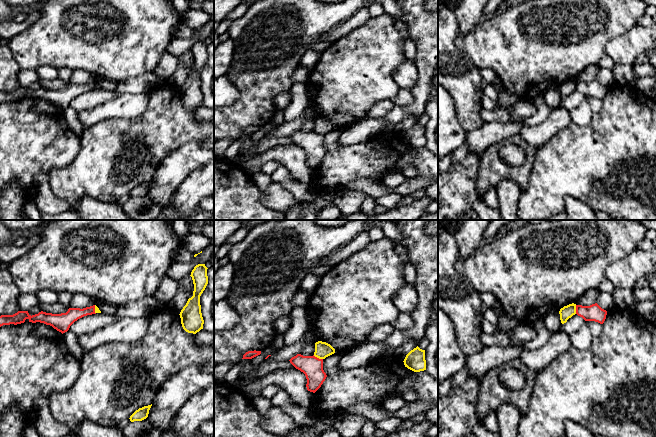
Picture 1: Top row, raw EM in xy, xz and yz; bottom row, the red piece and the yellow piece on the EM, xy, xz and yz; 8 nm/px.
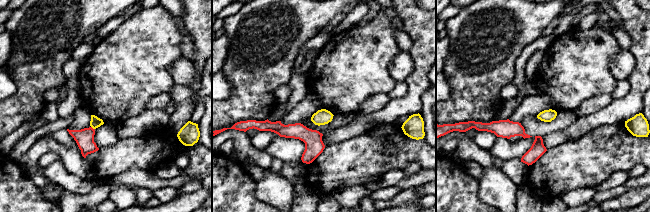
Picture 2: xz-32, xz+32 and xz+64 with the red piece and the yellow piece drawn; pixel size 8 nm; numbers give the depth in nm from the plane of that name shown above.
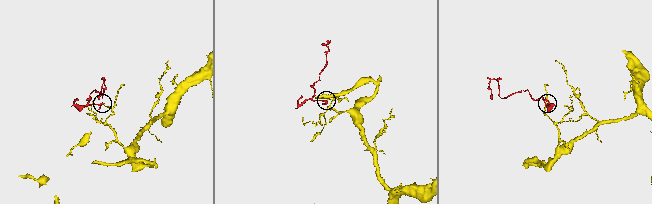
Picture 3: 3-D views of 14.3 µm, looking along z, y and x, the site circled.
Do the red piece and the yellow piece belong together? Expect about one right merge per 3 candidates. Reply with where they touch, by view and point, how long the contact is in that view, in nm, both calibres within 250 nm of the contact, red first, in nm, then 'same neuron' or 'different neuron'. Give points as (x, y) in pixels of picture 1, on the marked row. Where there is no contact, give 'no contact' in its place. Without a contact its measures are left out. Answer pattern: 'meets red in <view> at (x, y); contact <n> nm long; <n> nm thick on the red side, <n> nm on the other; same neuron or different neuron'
meets red in xz at (318, 358); contact 90 nm long; 170 nm thick on the red side, 130 nm on the other; different neuron

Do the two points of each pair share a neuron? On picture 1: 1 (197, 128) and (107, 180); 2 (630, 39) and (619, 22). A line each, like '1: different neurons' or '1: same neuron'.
1: same neuron
2: different neurons

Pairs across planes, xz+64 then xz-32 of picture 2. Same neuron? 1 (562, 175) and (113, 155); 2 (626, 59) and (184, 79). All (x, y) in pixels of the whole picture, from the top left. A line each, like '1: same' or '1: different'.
1: same
2: same

